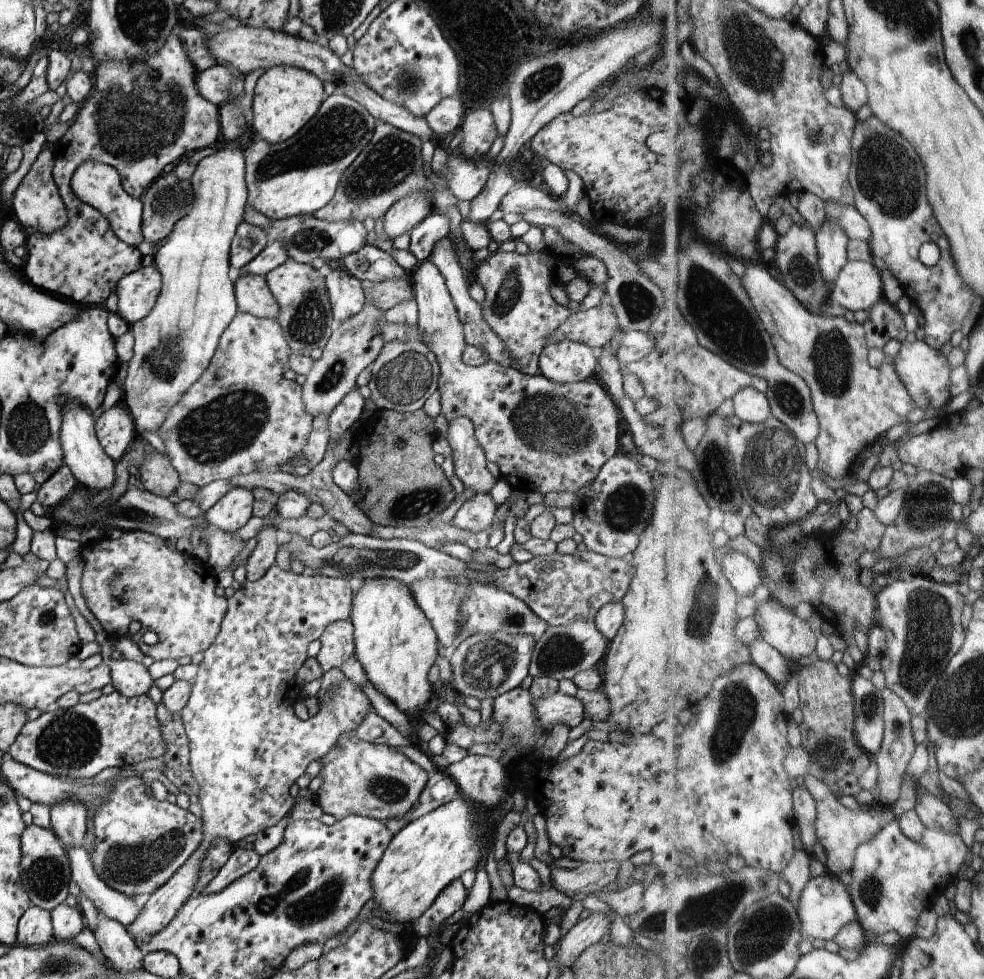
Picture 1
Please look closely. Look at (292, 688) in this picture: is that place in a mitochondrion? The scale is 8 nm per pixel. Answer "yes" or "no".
no

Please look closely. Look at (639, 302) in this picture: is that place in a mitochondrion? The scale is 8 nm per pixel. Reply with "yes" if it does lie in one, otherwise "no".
yes

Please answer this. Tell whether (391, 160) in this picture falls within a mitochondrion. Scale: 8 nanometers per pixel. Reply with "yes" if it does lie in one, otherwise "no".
yes

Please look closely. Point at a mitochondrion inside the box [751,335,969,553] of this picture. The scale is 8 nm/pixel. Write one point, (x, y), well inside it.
(929, 508)

